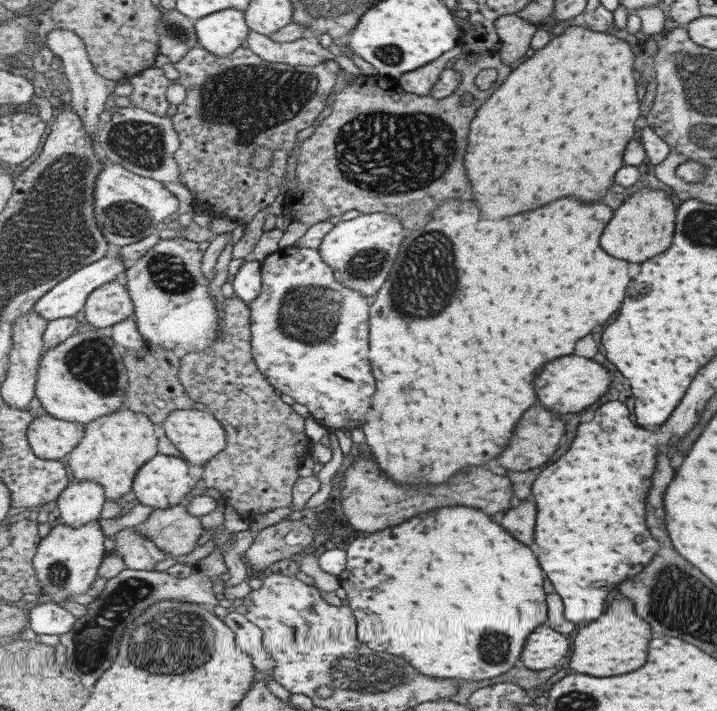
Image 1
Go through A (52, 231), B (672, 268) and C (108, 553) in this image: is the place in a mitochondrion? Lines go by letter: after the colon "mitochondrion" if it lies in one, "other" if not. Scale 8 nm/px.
A: mitochondrion
B: other
C: other

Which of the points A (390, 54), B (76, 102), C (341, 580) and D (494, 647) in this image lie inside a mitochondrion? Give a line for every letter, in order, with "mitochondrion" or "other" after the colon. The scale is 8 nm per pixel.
A: mitochondrion
B: other
C: other
D: mitochondrion

